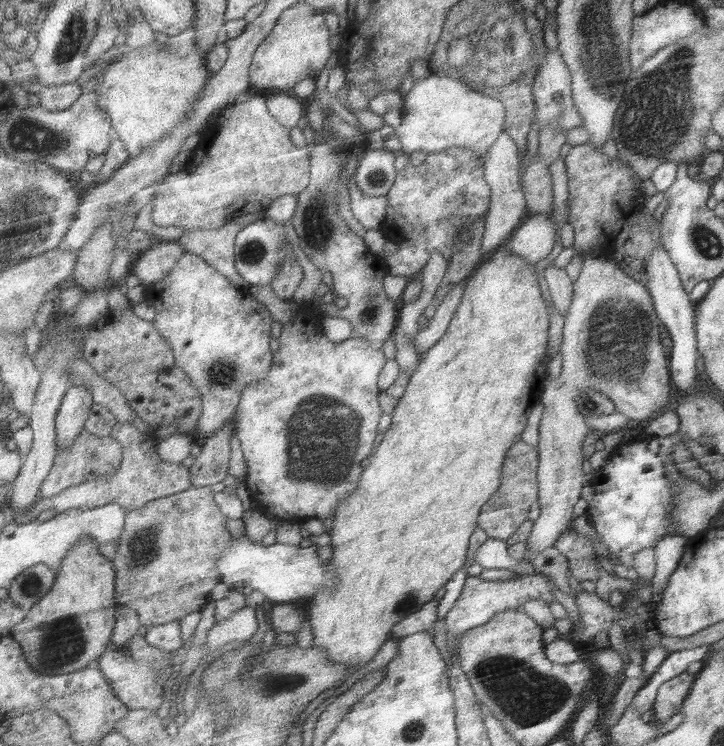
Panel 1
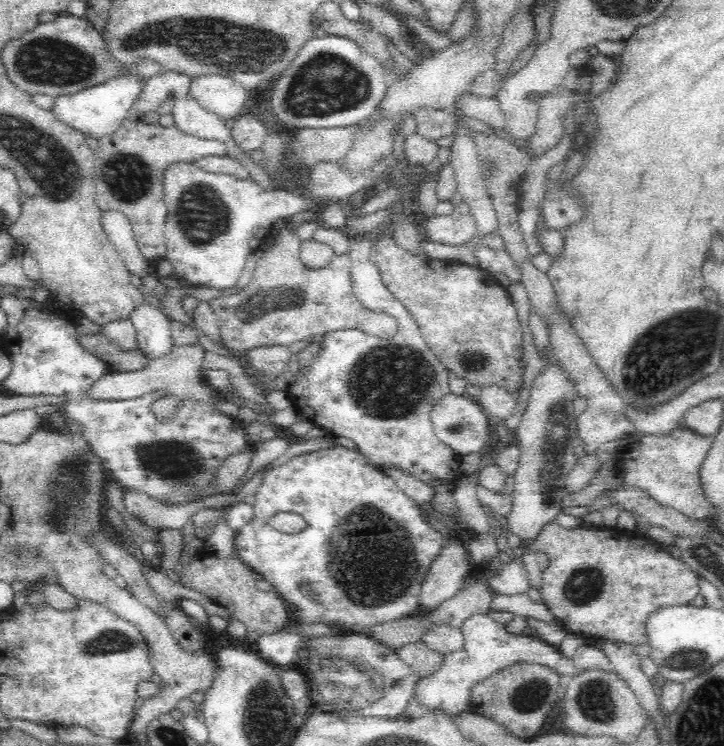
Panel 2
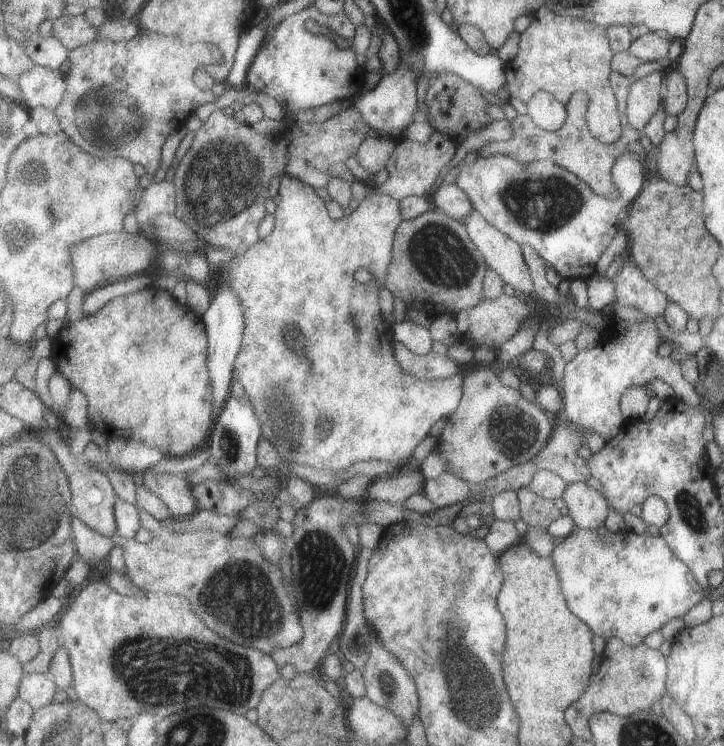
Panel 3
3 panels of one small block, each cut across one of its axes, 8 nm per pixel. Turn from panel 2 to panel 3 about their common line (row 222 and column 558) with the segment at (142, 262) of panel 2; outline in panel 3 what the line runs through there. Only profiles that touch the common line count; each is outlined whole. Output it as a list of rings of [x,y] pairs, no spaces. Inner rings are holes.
[[[535,92],[527,102],[527,116],[531,116],[537,128],[557,132],[567,120],[567,108],[549,92]]]

